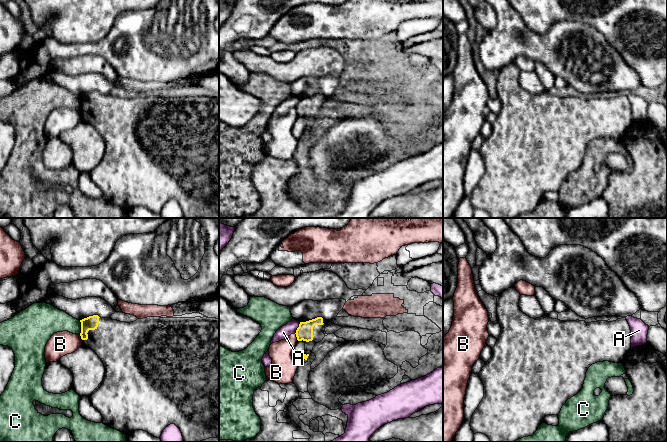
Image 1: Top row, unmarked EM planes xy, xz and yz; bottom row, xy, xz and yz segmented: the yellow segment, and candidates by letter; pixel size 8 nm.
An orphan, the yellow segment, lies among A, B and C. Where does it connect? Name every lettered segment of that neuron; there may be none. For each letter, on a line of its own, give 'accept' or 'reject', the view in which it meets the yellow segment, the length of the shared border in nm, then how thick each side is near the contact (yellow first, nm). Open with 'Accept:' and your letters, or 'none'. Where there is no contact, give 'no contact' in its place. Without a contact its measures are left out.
Accept: none
A: reject; contact in xz; length 110 nm; calibres 130 and 100 nm
B: reject; contact in xz; length 70 nm; calibres 130 and 180 nm
C: reject; contact in xy; length 110 nm; calibres 110 and 220 nm

